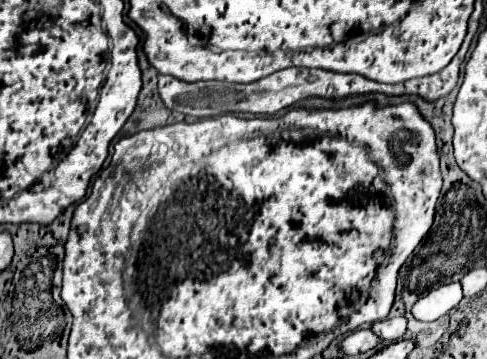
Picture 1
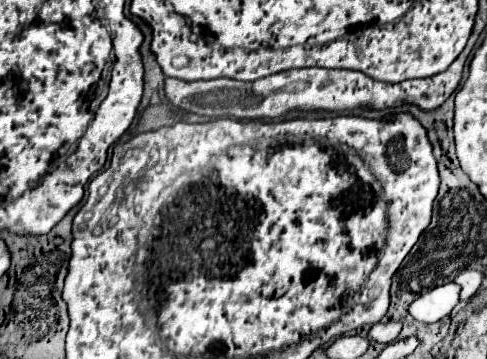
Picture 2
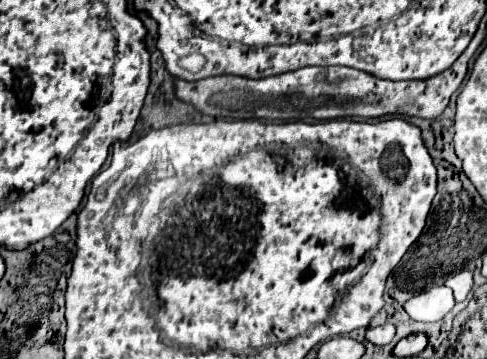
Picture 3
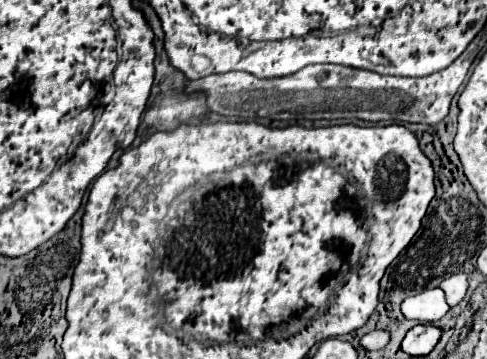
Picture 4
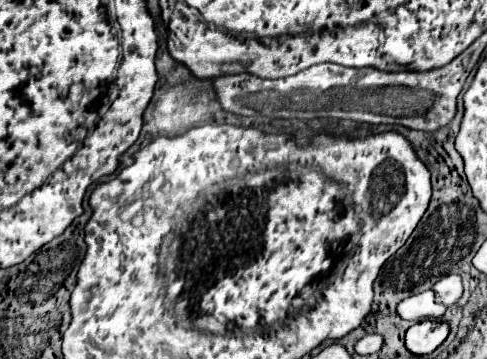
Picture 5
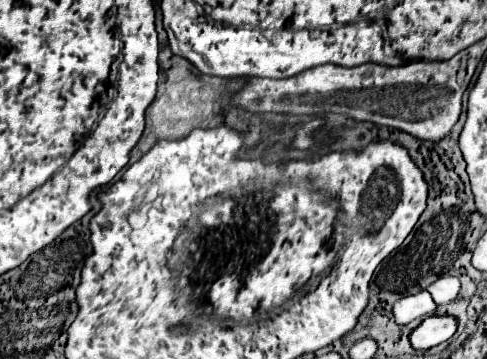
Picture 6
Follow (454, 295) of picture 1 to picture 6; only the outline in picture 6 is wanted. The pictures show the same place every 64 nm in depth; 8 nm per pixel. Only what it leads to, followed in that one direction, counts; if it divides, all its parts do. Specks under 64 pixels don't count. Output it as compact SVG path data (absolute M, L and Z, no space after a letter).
M426 290L412 294L412 296L406 296L406 298L400 298L392 308L394 320L400 326L406 326L416 318L424 318L424 316L430 316L434 312L436 312L436 302L432 300L430 292L426 292Z

